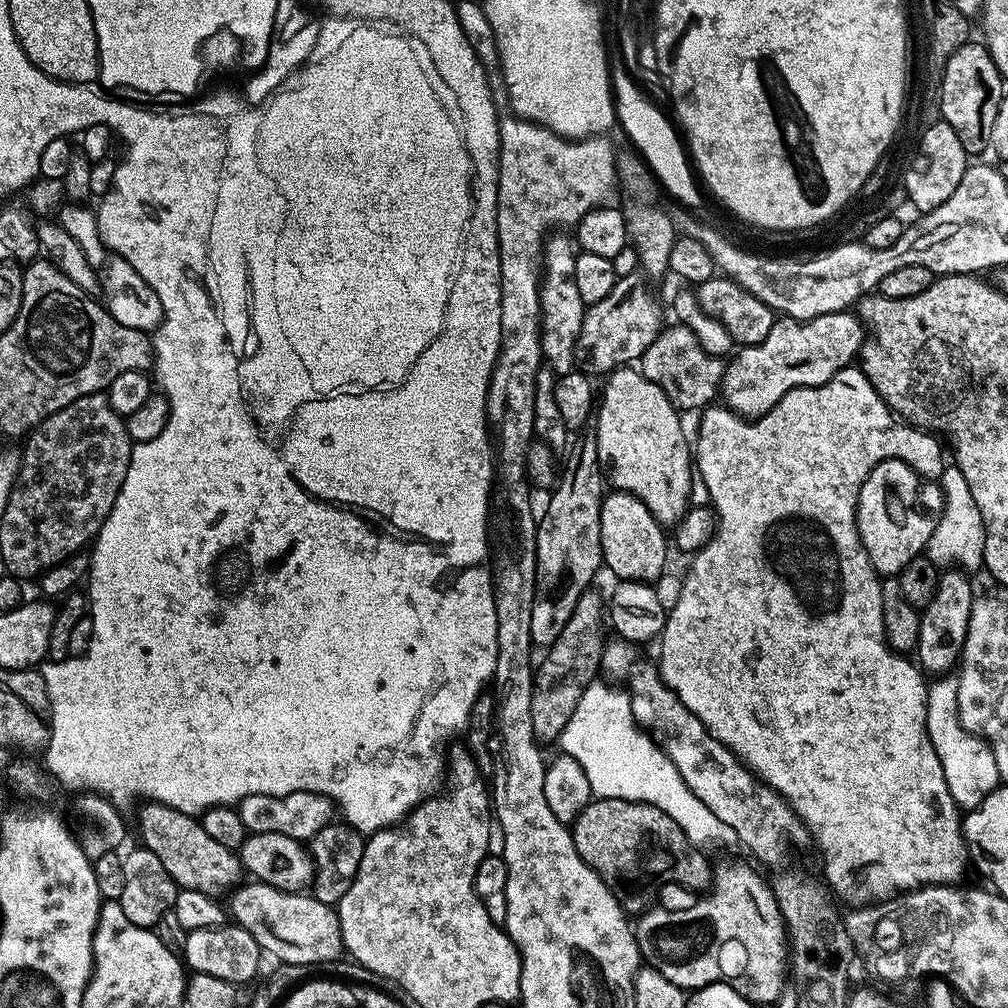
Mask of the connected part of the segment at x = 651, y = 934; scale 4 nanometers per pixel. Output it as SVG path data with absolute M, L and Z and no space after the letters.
M738 864L729 872L715 877L714 891L705 895L693 908L680 908L677 912L647 911L635 925L636 942L647 967L656 968L674 986L685 990L704 988L707 984L726 983L732 985L752 1003L775 1005L780 992L786 987L786 929L780 908L776 905L776 894L756 872Z

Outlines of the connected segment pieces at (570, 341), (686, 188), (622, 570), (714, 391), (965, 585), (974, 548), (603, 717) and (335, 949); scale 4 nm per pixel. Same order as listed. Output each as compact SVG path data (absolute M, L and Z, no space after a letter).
M556 234L547 241L544 254L544 269L542 285L540 287L540 313L542 321L540 333L542 334L542 348L547 367L551 368L557 376L565 376L574 370L572 363L578 360L578 345L580 331L584 322L586 305L578 294L578 285L574 283L574 262L577 249L573 241L568 240L564 234Z
M611 72L611 88L615 99L615 115L618 117L619 127L624 127L624 132L633 140L635 151L642 157L645 165L654 175L660 179L660 184L673 196L676 200L681 200L688 210L697 209L696 190L692 186L688 176L688 168L684 168L684 156L680 156L680 148L676 148L676 140L672 140L672 132L668 132L668 124L664 124L664 120L660 120L660 116L656 116L656 112L652 112L652 108L648 108L648 104L644 104L644 100L640 100L640 96L636 96L636 88L632 88L632 84L628 84L628 76L624 76L624 72Z
M612 490L607 493L600 507L600 538L604 555L603 567L609 568L620 580L656 582L664 572L668 560L670 540L664 537L665 529L646 510L646 506L634 494Z
M673 323L673 328L661 327L658 338L646 346L638 361L638 371L650 382L657 384L670 398L677 409L696 408L703 410L721 395L724 382L725 361L702 348L702 342L684 324Z
M964 570L941 571L938 590L934 598L930 598L930 606L926 606L920 612L920 633L914 652L915 655L920 655L918 664L925 673L947 673L952 670L952 667L953 669L957 667L958 661L964 655L964 643L970 626L974 599L972 584L968 581L968 576L969 573Z
M954 466L945 467L939 476L939 487L944 493L944 510L936 521L936 529L928 543L926 554L938 566L954 566L959 561L963 569L979 569L984 563L984 547L988 535L984 529L984 519L978 510L978 502L974 502L974 494L970 494L970 482L966 482L966 478L962 478L962 470Z
M593 682L578 698L578 706L574 706L574 714L570 714L570 722L566 722L566 730L562 730L558 744L562 746L563 755L574 758L582 770L586 770L586 778L590 778L590 790L593 797L605 800L606 798L618 798L619 800L633 800L642 802L650 806L658 806L686 834L686 838L691 844L695 844L701 850L708 848L728 848L731 844L737 843L734 830L726 826L726 822L719 820L714 813L710 811L710 806L686 786L682 774L678 772L678 766L674 764L663 747L657 744L655 739L645 729L636 723L632 713L632 698L623 687L607 688L601 682Z
M259 882L241 883L231 896L231 919L248 931L267 955L269 952L277 956L276 960L281 965L321 966L331 960L341 959L344 939L340 933L340 917L333 905L318 902L311 894L282 892L274 886Z

